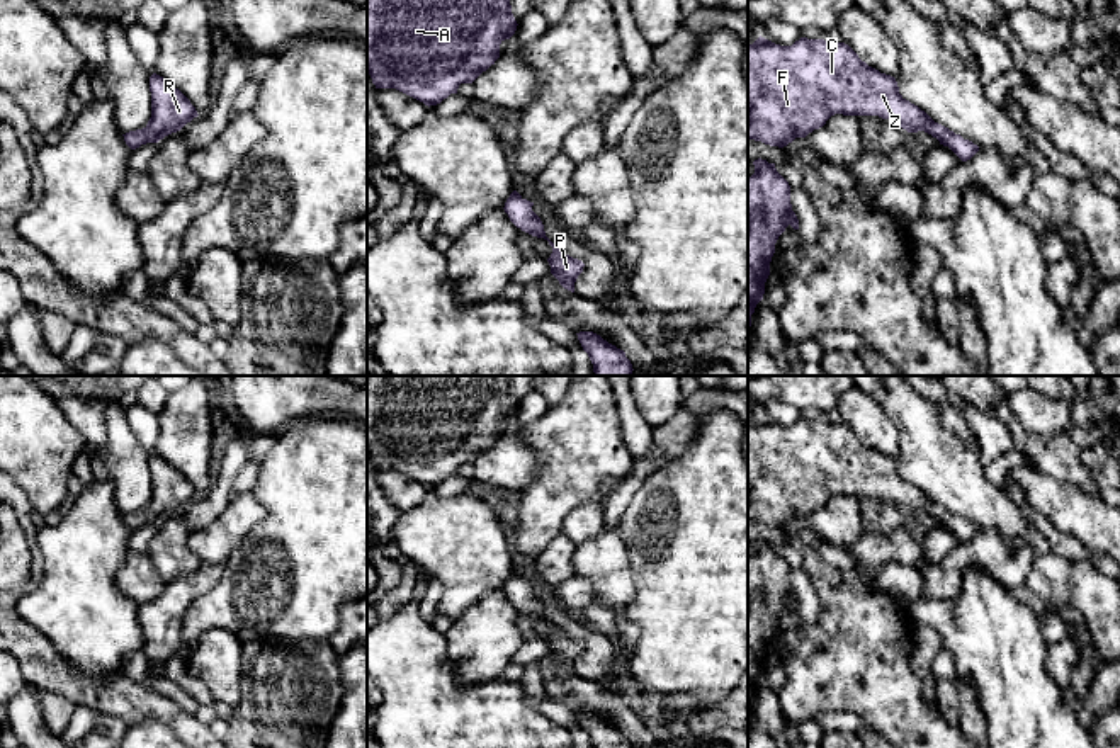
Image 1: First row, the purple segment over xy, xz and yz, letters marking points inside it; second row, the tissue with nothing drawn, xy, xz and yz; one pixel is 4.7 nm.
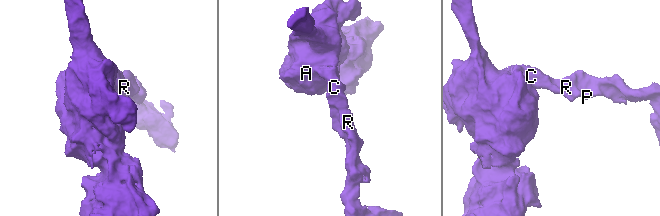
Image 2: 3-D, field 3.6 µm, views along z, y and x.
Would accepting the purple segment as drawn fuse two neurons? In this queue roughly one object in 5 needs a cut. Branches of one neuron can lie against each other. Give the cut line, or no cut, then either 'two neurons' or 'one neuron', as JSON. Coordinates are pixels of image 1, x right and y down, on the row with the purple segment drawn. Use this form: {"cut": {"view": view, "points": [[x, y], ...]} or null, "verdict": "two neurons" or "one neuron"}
{"cut": null, "verdict": "one neuron"}

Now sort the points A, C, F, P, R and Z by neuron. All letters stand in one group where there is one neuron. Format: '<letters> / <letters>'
A C F P R Z

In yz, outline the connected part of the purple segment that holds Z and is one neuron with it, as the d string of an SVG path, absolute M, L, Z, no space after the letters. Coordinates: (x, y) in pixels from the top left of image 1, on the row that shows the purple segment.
M760 36L748 46L748 139L783 148L795 138L806 138L823 128L834 114L879 116L892 119L908 133L925 131L948 146L962 162L979 151L977 144L935 122L925 110L906 100L894 76L868 66L845 42L800 37L792 46L780 46Z

